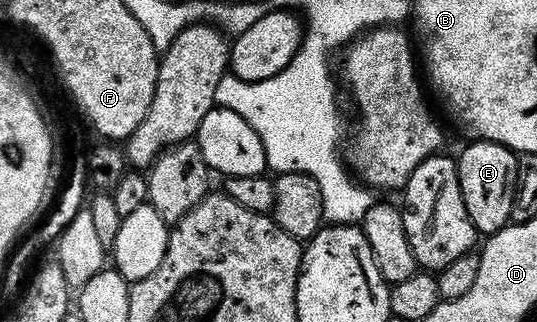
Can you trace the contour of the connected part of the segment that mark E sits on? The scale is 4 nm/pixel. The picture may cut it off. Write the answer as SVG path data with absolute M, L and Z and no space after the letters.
M474 139L471 142L471 145L462 154L457 154L456 157L458 162L458 182L460 183L460 191L464 195L464 207L479 234L499 233L505 225L511 224L510 212L514 206L514 191L520 176L518 168L519 154L515 150L509 149L507 145L501 145L495 141Z

